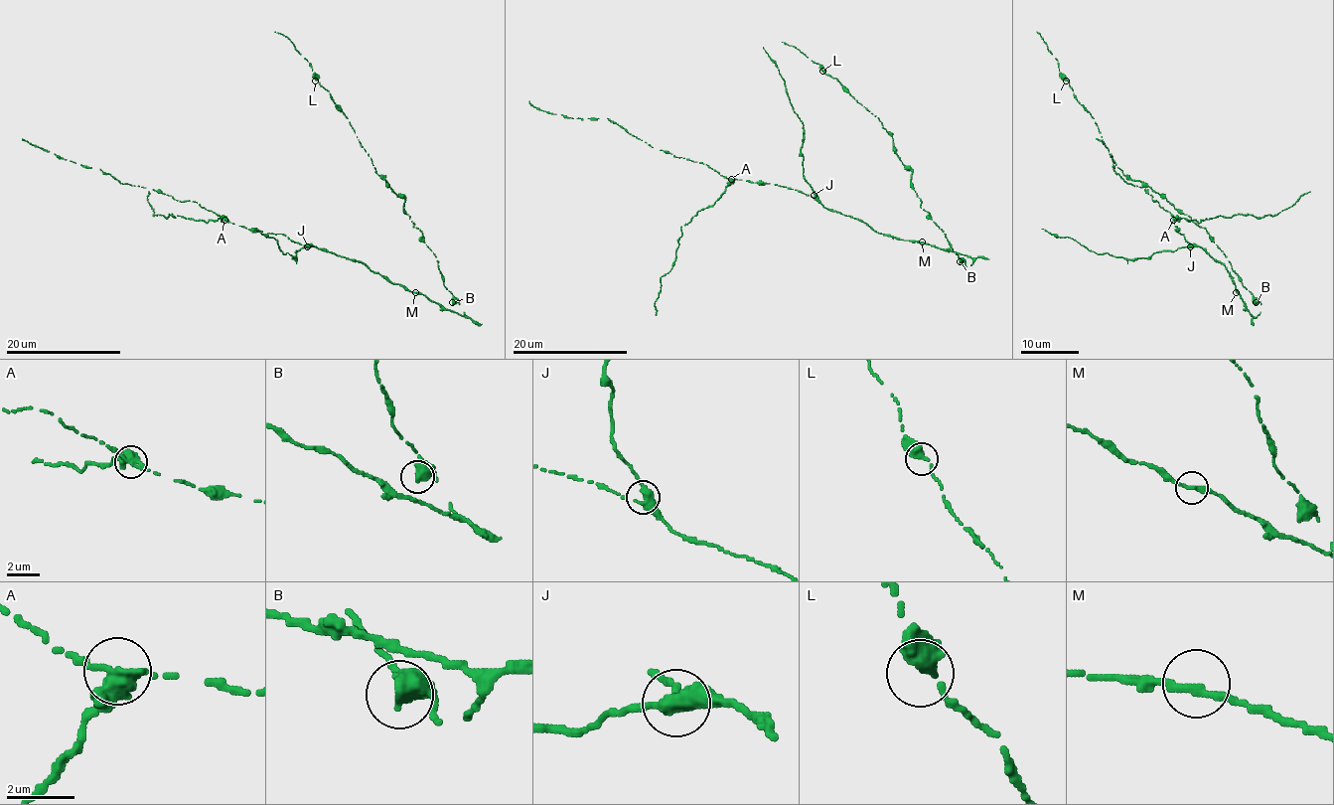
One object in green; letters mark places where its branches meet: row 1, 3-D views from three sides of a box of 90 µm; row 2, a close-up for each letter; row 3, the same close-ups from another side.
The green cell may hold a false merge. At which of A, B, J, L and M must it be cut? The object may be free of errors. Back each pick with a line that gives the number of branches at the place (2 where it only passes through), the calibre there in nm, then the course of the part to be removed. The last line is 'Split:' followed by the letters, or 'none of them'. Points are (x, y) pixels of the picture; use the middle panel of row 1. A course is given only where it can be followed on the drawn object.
A: branches 3; calibre 360 nm; course (731, 179), (702, 162), (660, 150), (608, 118), (565, 117), (538, 110), (529, 101)
Split: A

